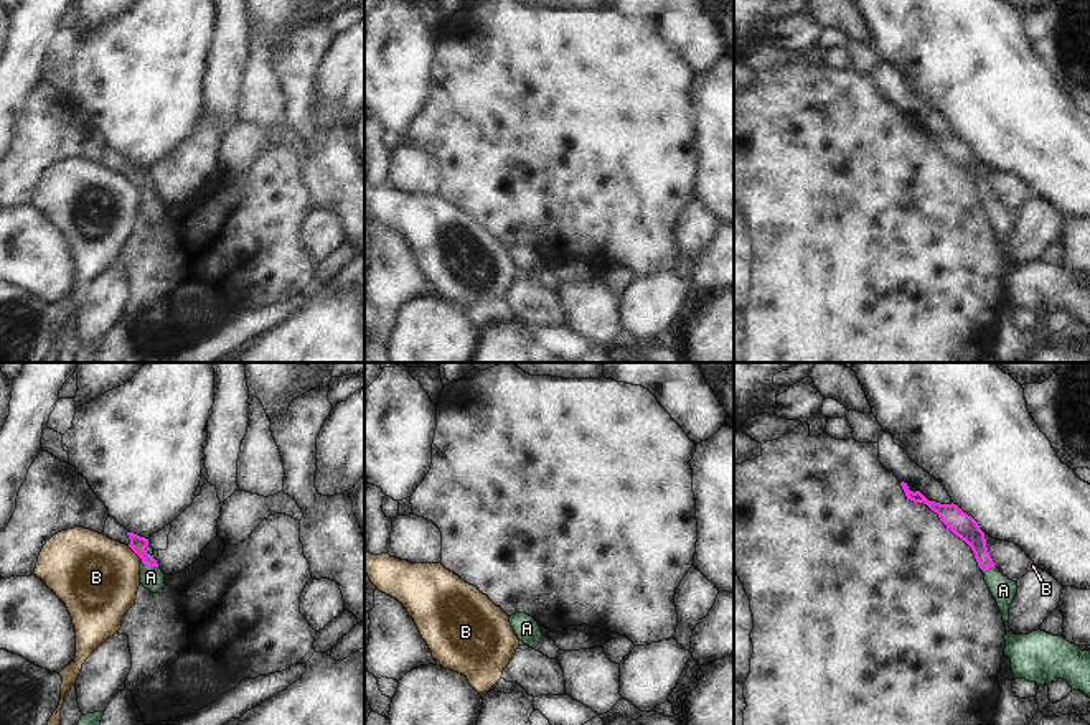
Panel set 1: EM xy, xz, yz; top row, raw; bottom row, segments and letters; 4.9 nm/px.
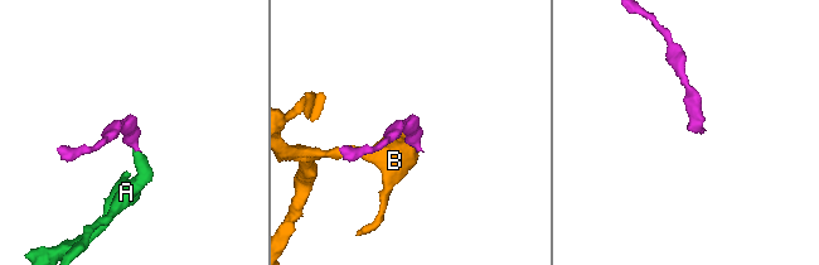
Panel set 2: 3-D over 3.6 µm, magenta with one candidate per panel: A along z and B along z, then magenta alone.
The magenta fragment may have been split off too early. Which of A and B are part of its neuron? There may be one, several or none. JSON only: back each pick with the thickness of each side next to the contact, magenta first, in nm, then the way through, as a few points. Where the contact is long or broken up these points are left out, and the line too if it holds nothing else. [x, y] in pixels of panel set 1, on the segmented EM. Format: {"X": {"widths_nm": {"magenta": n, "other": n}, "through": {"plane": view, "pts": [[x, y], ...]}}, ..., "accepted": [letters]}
{"A": {"widths_nm": {"magenta": 80, "other": 110}, "through": {"plane": "xy", "pts": [[137, 544], [147, 565], [150, 577]]}}, "accepted": ["A"]}

